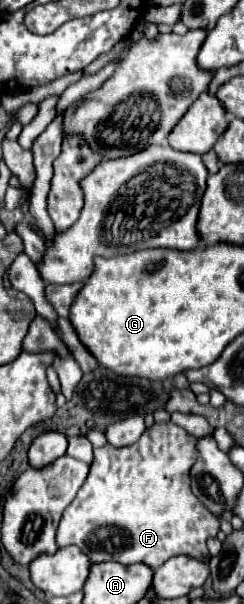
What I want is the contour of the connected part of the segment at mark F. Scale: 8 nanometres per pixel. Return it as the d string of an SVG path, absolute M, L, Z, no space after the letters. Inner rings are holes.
M156 423L152 429L146 429L140 441L136 441L134 445L122 449L104 445L100 449L94 449L94 461L90 465L88 479L80 487L80 493L76 495L72 505L64 511L64 517L60 519L56 545L60 549L76 545L90 557L92 563L144 563L152 569L158 569L160 565L164 565L164 561L176 555L208 559L206 539L216 537L220 525L218 519L200 503L200 499L196 495L190 495L188 471L196 461L194 441L196 437L192 437L174 423Z

